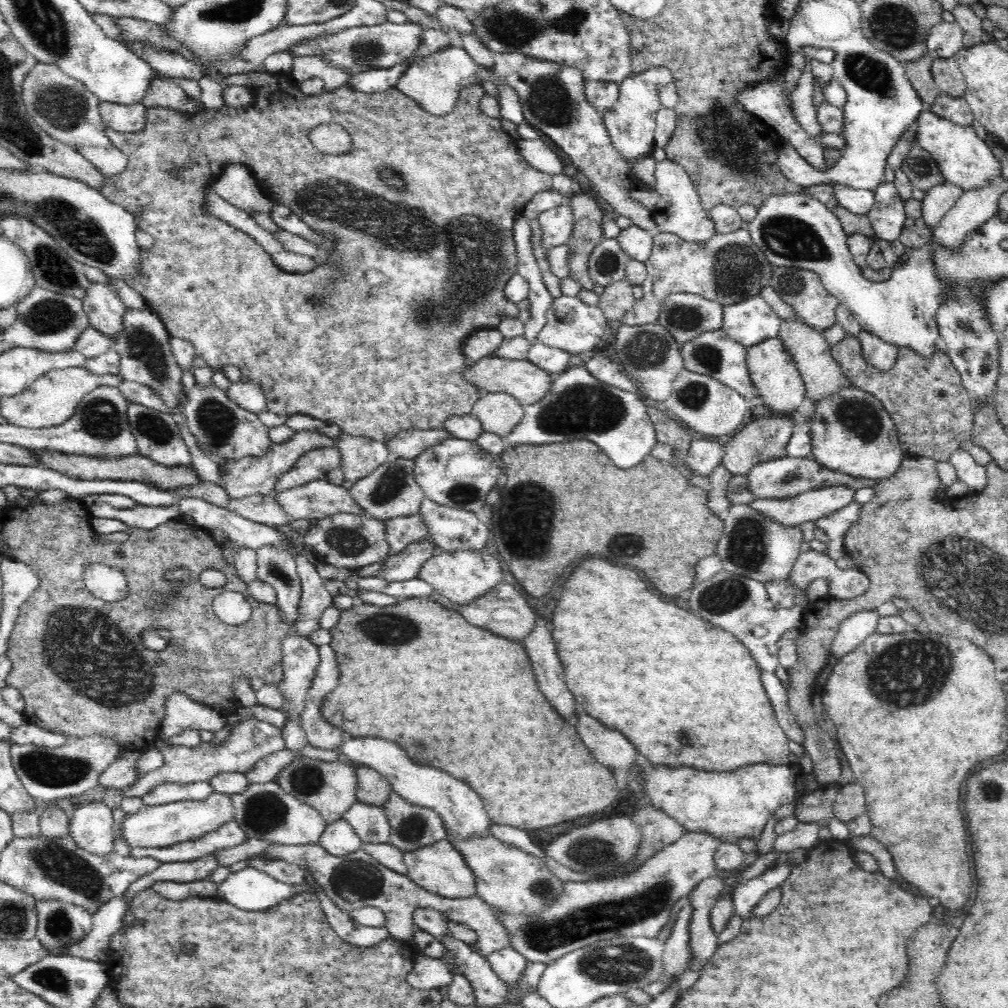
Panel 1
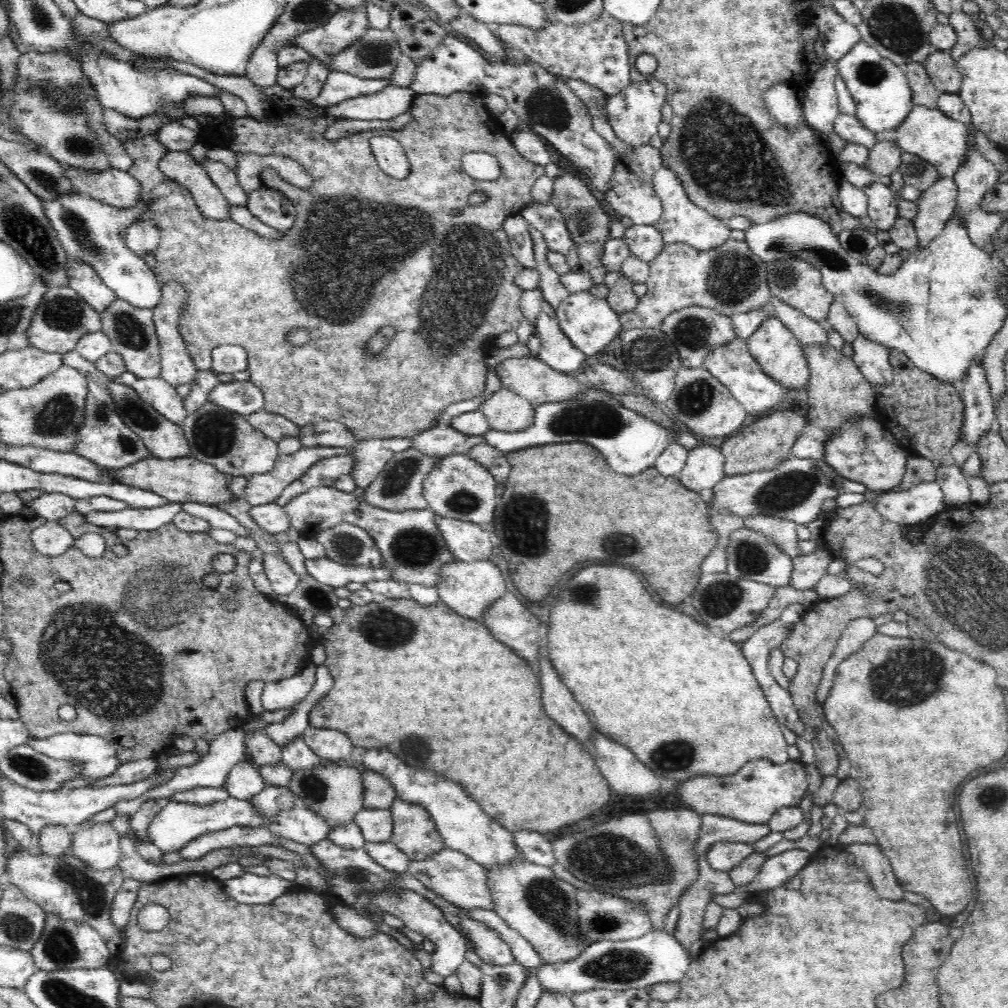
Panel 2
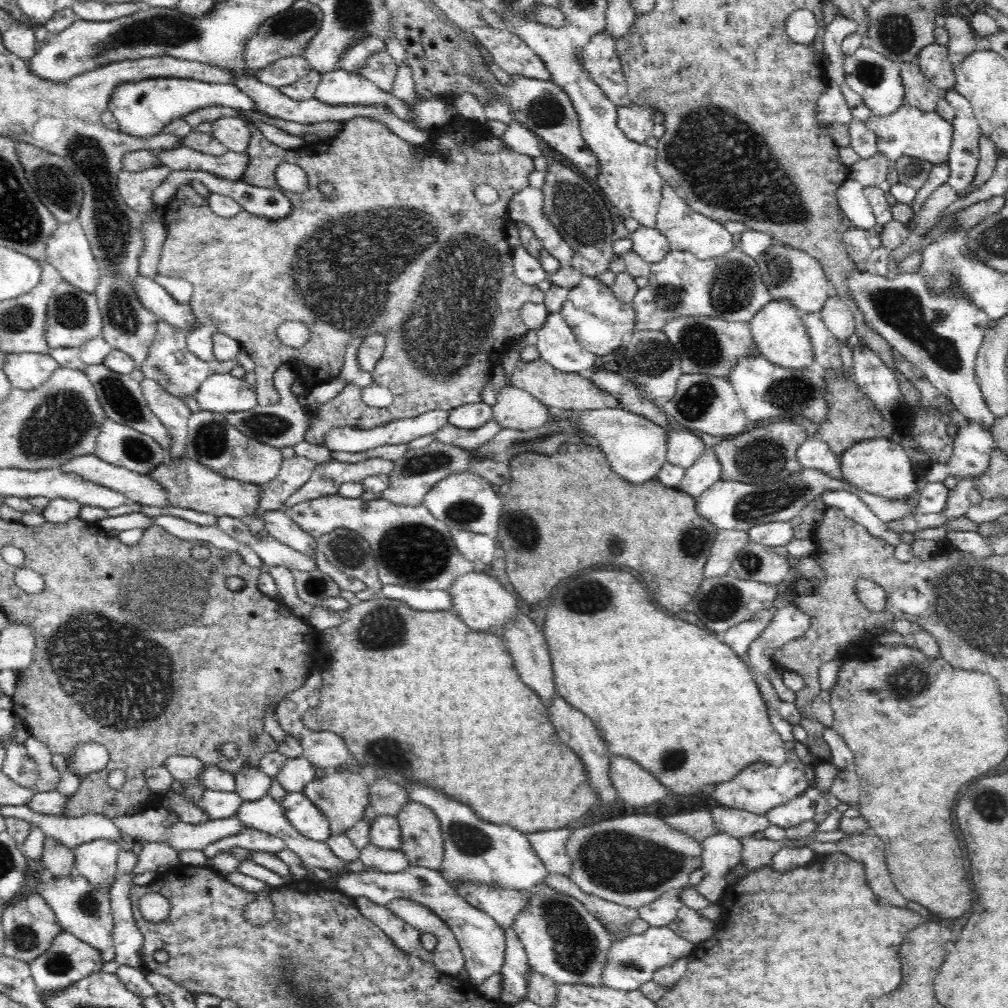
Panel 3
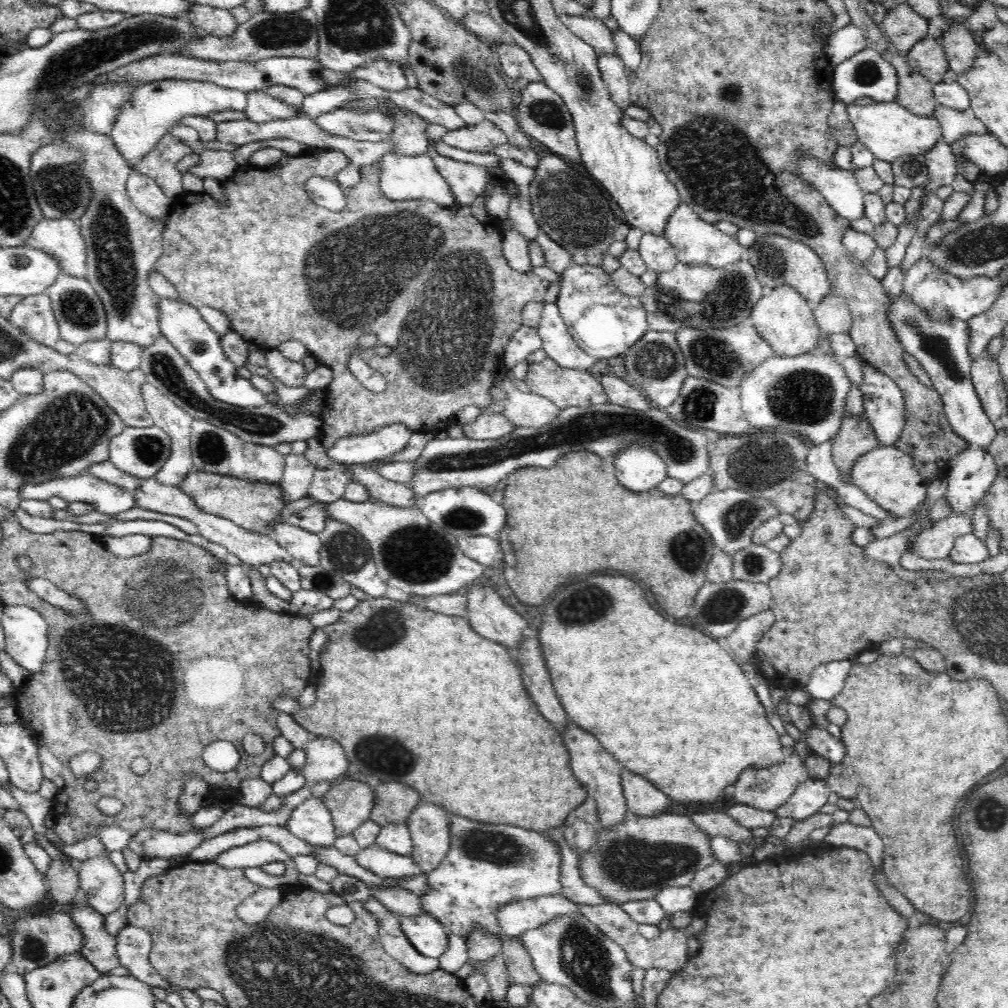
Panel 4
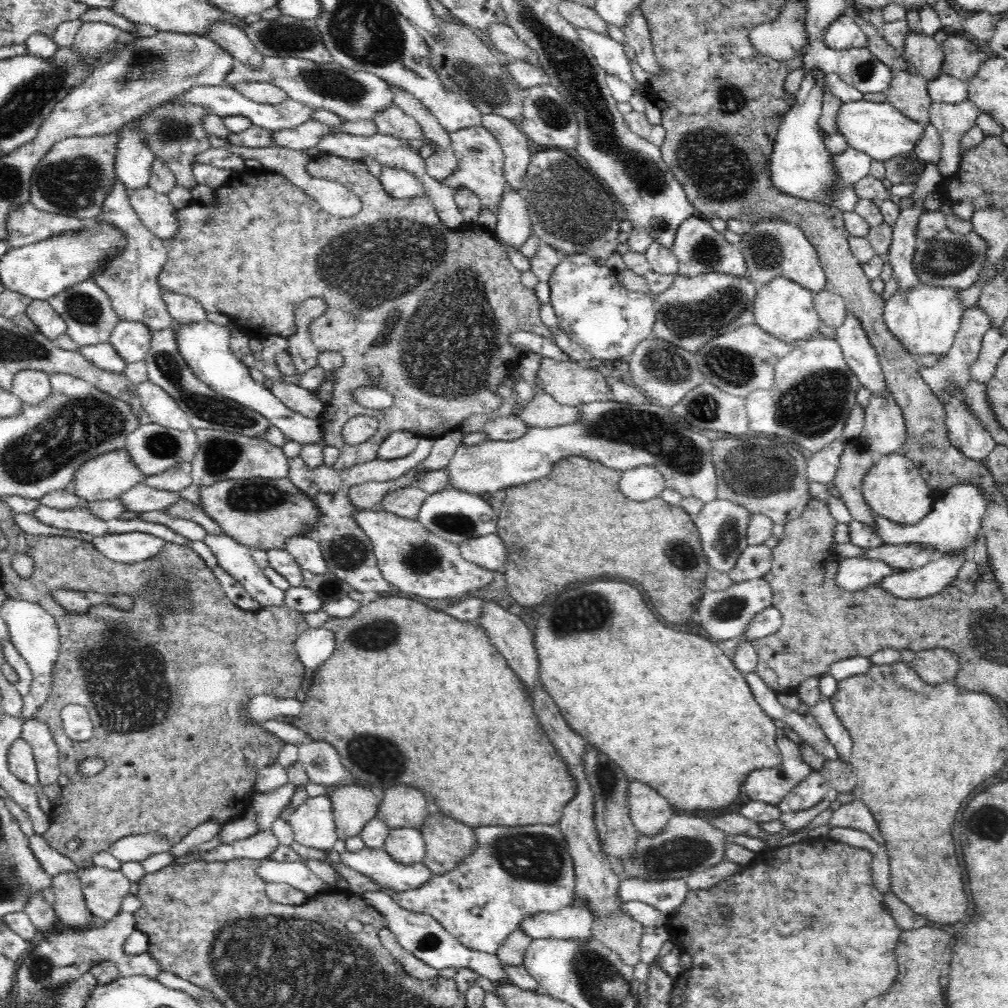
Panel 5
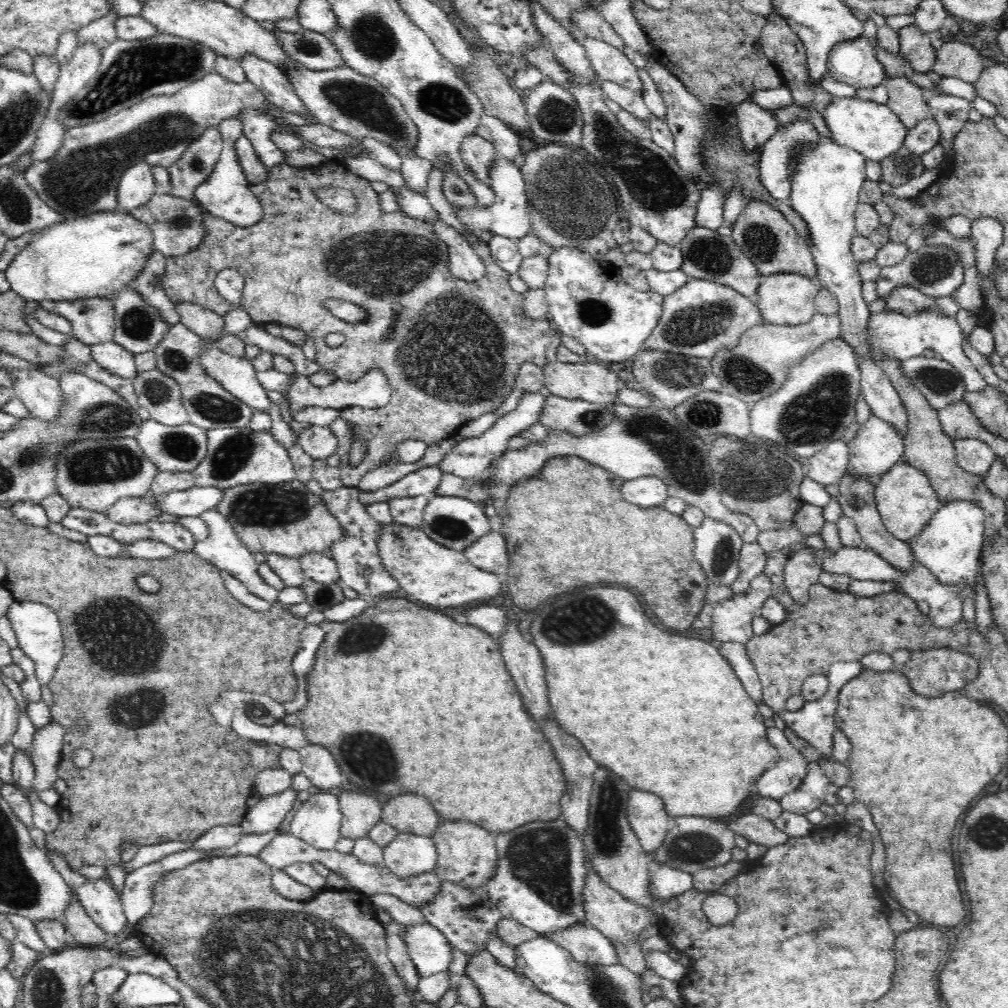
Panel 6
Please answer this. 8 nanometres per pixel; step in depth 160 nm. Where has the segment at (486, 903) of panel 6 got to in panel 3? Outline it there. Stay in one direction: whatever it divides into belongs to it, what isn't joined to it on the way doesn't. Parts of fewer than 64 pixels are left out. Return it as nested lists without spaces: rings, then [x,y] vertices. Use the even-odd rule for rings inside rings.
[[[410,782],[400,783],[408,788],[408,797],[412,802],[428,806],[440,821],[440,830],[444,837],[444,854],[439,871],[452,889],[457,888],[459,881],[472,881],[500,889],[526,891],[542,883],[549,876],[546,865],[536,855],[526,833],[508,825],[484,822],[476,817],[468,806],[454,802],[428,786]]]

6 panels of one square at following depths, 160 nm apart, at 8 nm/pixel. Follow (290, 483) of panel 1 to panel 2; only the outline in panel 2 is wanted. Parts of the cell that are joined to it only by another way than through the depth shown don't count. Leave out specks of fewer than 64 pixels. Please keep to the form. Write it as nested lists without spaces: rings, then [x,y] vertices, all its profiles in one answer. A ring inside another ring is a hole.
[[[350,455],[322,458],[314,466],[308,468],[304,476],[300,476],[290,486],[286,486],[276,502],[284,507],[290,500],[312,488],[333,486],[340,476],[350,475],[352,470],[354,470],[354,457]]]

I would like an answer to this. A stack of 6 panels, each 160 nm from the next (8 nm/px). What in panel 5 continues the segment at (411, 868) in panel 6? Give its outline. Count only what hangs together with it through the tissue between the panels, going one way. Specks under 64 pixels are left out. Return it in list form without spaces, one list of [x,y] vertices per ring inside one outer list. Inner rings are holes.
[[[397,828],[388,832],[383,849],[400,864],[422,863],[426,856],[426,843],[420,829]]]

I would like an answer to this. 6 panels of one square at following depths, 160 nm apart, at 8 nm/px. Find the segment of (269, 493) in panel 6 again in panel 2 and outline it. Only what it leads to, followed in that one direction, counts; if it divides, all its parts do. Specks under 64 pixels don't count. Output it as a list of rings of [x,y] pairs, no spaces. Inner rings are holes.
[[[152,456],[144,458],[136,464],[124,466],[124,468],[108,469],[104,467],[104,469],[110,477],[116,479],[116,482],[149,490],[154,494],[159,494],[170,503],[196,502],[216,507],[216,504],[232,502],[232,500],[238,498],[228,487],[228,479],[231,478],[231,475],[226,475],[215,466],[200,462],[197,458],[190,456],[171,459]]]

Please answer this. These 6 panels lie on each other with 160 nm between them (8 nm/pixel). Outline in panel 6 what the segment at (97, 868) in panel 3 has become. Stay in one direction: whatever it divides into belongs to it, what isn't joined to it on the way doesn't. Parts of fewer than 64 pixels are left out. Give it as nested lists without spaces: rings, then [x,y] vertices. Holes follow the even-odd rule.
[[[110,878],[87,880],[75,890],[77,899],[100,928],[112,936],[120,934],[127,926],[127,916]]]

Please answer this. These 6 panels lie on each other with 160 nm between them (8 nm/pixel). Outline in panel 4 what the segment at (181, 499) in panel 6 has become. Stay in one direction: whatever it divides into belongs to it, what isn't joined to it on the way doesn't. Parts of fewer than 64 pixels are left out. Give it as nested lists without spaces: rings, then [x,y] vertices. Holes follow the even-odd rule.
[[[83,472],[78,476],[58,476],[58,478],[42,482],[42,484],[28,484],[28,486],[22,486],[22,490],[18,493],[23,499],[30,500],[47,501],[51,496],[58,496],[58,498],[64,498],[69,503],[88,503],[94,507],[94,510],[111,515],[120,514],[120,512],[126,512],[126,510],[136,507],[136,499],[128,493],[128,490],[106,482],[90,472]]]

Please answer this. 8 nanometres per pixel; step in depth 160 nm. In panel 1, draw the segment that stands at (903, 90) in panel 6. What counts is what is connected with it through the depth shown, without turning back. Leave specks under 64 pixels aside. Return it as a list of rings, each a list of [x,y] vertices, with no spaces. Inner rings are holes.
[[[929,53],[914,61],[904,62],[907,78],[911,85],[917,90],[925,106],[930,106],[936,102],[936,98],[942,94],[939,86],[934,81],[932,75],[932,61],[934,56]]]

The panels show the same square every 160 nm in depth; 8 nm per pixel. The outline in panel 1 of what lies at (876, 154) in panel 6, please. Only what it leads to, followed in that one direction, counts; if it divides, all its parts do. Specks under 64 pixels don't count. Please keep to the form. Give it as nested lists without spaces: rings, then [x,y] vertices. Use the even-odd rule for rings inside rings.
[[[925,106],[913,127],[916,133],[916,143],[936,160],[947,182],[967,191],[985,187],[1001,178],[998,159],[988,147],[988,141],[980,138],[973,126],[954,124]]]

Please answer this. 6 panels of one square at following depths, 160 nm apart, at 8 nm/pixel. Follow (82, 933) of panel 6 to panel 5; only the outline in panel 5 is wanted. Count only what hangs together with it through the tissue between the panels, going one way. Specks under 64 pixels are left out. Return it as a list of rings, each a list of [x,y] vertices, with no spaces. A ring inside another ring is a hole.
[[[62,872],[52,878],[50,898],[58,920],[70,929],[88,929],[93,914],[89,911],[83,889],[74,872]]]

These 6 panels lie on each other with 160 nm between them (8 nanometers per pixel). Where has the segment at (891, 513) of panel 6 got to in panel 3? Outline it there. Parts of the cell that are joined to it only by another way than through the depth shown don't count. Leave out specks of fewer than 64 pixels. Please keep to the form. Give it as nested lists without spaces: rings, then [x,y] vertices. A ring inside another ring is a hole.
[[[890,437],[872,438],[872,440],[862,440],[858,444],[852,444],[839,457],[839,461],[840,474],[845,481],[864,492],[881,496],[886,500],[910,498],[920,488],[920,482],[923,480],[916,476],[908,453],[899,444],[892,442]]]

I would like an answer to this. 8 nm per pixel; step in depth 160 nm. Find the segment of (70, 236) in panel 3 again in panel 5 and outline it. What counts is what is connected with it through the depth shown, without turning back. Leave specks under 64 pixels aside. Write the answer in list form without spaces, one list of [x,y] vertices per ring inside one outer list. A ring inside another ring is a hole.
[[[28,201],[8,213],[5,229],[7,242],[12,248],[20,248],[55,234],[82,230],[86,225],[87,219],[42,211]]]

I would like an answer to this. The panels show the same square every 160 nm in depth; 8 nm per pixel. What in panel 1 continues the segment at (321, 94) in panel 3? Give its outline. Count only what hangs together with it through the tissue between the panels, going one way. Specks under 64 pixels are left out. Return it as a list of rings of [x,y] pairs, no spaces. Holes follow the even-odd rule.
[[[404,62],[395,65],[393,68],[358,72],[358,74],[354,74],[348,79],[347,84],[352,90],[359,90],[366,94],[384,92],[388,88],[394,88],[396,82],[407,72],[408,68],[409,65]]]

